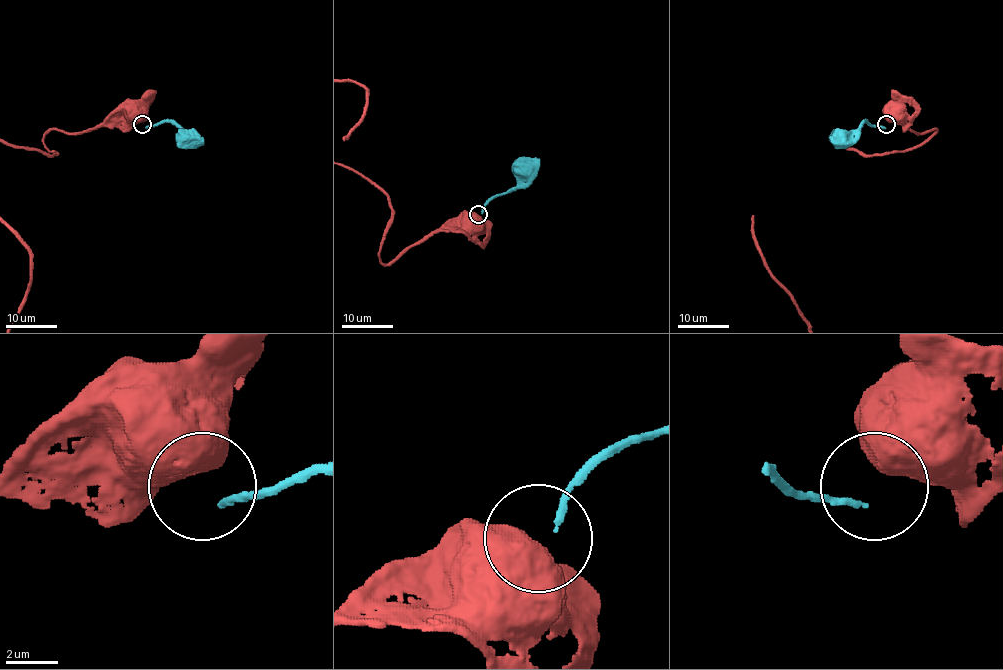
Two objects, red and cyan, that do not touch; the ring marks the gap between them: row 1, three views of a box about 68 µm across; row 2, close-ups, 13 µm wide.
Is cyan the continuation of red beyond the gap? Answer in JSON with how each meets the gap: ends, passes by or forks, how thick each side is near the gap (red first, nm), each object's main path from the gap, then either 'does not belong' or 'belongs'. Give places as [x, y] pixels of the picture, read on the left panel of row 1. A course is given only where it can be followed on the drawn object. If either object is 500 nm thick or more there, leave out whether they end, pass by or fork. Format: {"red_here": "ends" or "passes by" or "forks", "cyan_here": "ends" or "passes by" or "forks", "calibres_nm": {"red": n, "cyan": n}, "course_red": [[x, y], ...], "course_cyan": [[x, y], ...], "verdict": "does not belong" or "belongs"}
{"calibres_nm": {"red": 950, "cyan": 220}, "course_red": [[140, 121], [133, 114], [133, 107]], "course_cyan": [[146, 127], [160, 122], [174, 122], [188, 136]], "verdict": "does not belong"}

